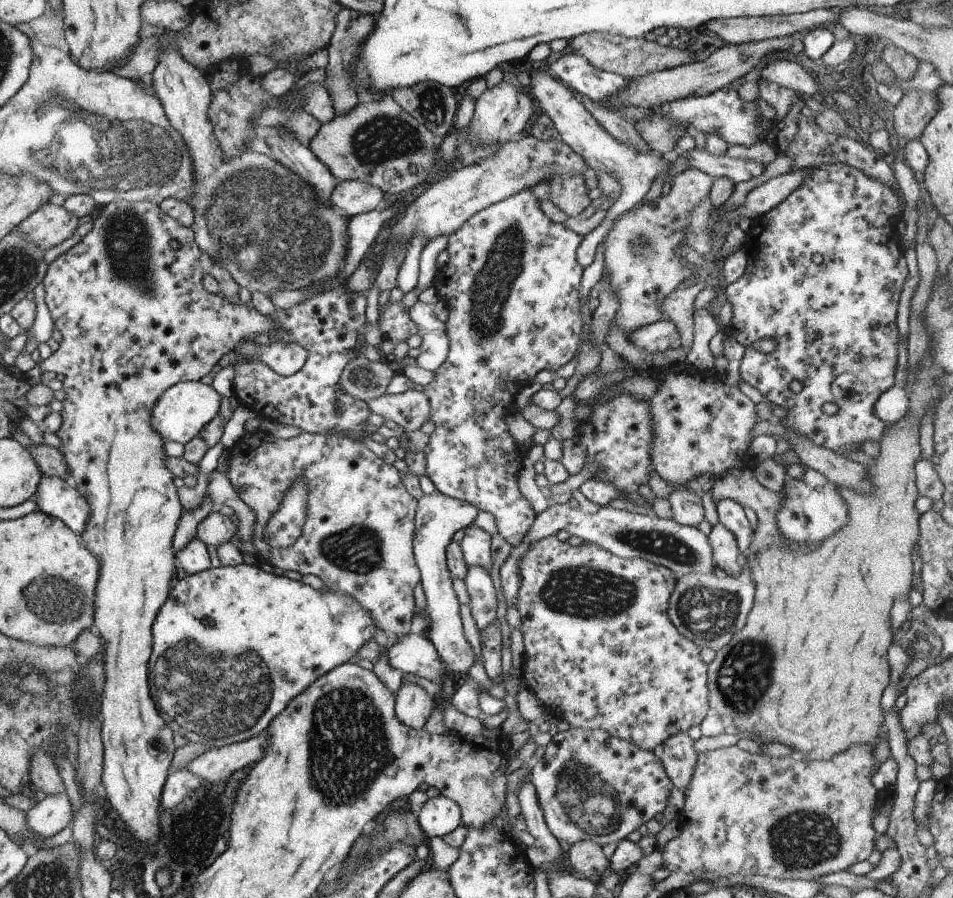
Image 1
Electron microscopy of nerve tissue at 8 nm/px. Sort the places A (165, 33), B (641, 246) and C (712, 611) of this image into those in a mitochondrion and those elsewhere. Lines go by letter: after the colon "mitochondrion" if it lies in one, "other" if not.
A: other
B: mitochondrion
C: mitochondrion

